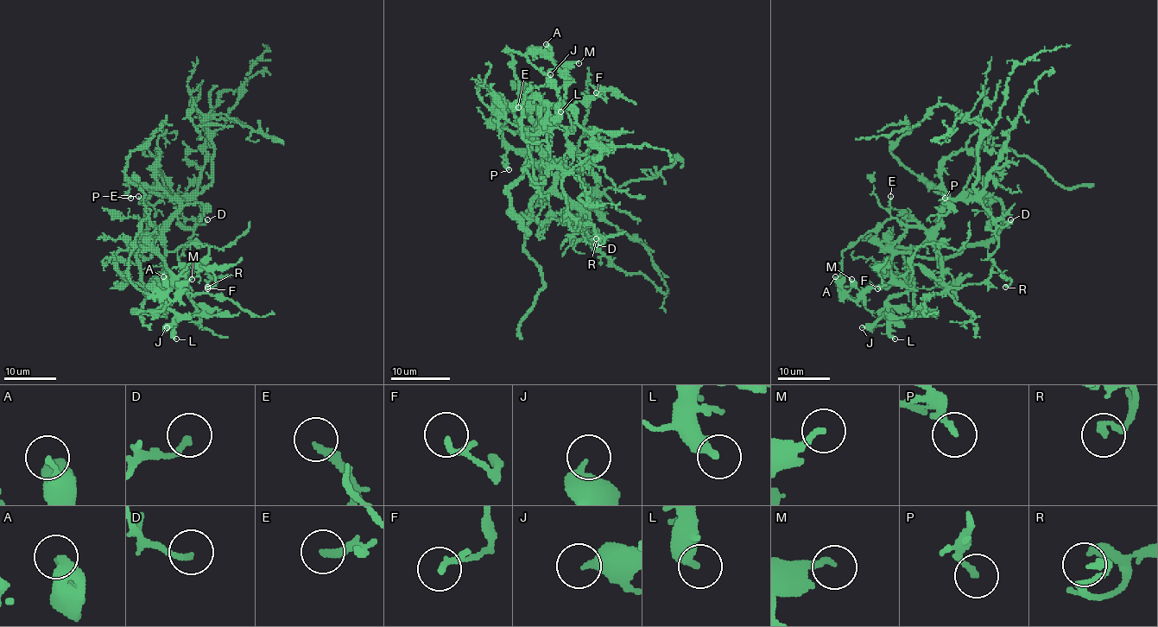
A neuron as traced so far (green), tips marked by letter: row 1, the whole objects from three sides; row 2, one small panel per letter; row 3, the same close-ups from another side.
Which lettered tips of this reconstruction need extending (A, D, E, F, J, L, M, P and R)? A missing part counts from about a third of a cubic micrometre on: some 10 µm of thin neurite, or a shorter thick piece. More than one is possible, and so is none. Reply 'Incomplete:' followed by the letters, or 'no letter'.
Incomplete: E

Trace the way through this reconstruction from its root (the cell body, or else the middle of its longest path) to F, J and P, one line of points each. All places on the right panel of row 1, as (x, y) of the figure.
F: (957, 200), (945, 204), (932, 229), (910, 226), (892, 245), (892, 275), (885, 263), (877, 288)
J: (957, 200), (945, 204), (928, 237), (903, 253), (906, 281), (914, 289), (895, 294), (888, 310), (862, 327)
P: (957, 200), (944, 190), (927, 184), (932, 182), (945, 198)

